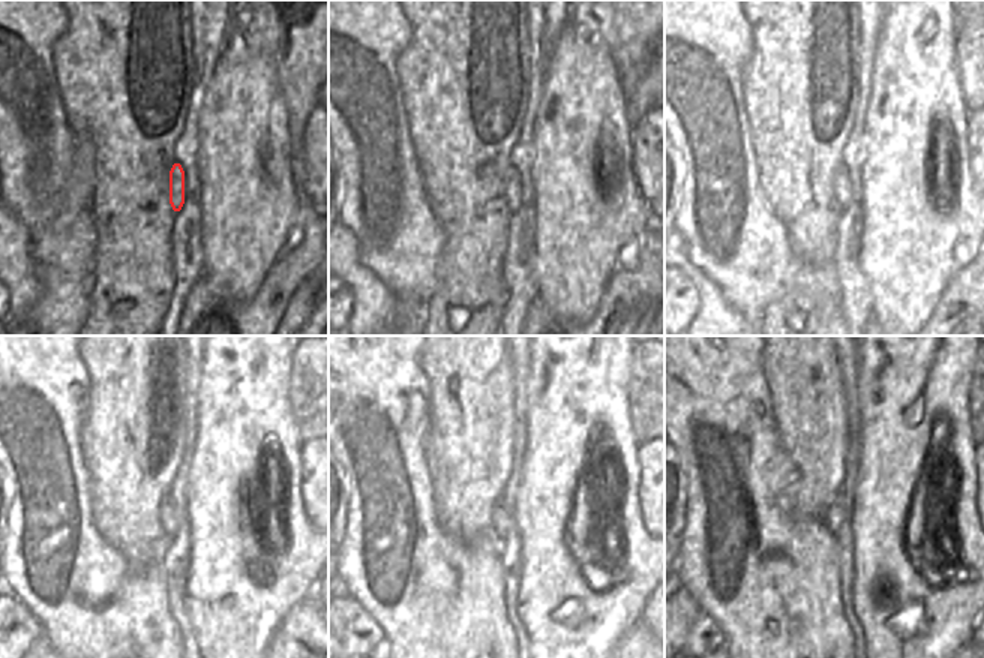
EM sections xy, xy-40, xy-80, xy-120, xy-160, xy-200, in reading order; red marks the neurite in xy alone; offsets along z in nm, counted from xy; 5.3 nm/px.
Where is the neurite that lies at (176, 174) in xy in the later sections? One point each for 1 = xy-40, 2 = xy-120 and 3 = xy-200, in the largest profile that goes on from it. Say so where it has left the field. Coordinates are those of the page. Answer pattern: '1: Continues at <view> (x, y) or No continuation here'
1: Continues at xy-40 (512, 176)
2: Continues at xy-120 (168, 522)
3: Continues at xy-200 (834, 516).

